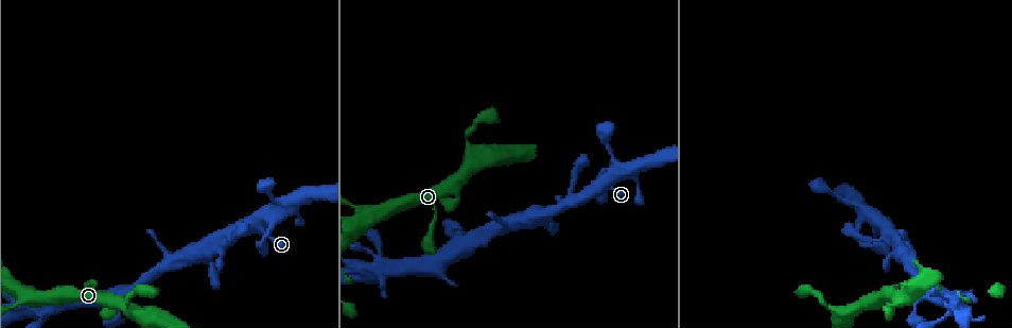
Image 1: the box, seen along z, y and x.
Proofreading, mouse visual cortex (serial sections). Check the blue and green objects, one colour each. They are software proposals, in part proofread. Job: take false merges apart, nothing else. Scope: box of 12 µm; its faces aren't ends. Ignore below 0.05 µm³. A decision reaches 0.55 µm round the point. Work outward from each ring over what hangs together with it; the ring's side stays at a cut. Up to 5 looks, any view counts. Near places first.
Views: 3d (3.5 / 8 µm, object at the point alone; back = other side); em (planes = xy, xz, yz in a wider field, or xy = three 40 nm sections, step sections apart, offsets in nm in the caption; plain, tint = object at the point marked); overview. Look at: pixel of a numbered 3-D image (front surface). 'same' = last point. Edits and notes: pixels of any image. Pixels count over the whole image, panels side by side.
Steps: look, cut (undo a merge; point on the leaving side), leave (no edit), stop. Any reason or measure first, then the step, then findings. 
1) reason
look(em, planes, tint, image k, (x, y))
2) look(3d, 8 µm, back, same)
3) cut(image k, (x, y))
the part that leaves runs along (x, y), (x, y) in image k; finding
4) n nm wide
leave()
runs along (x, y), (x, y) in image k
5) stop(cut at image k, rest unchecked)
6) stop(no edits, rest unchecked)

sharp bend
look(3d, 3.5 µm, image 1, (459, 198))

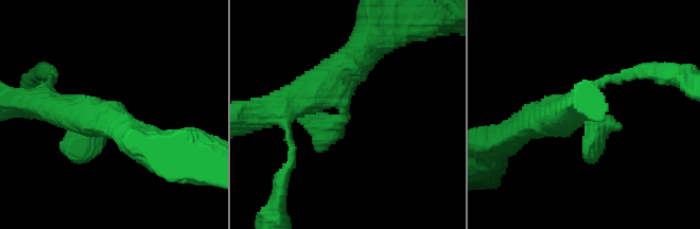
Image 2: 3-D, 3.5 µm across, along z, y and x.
look(em, xy, step 2, tint, image 2, (342, 113))

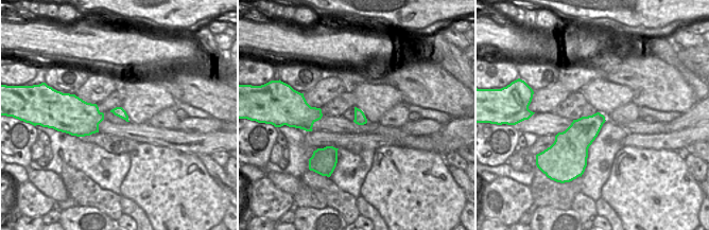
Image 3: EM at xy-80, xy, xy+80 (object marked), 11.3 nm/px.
leave()
runs along (570, 110), (553, 118), (583, 110), (594, 163) in image 2; continuous, no second cell

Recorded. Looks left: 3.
look(em, xy, step 3, tint, image 1, (41, 308))

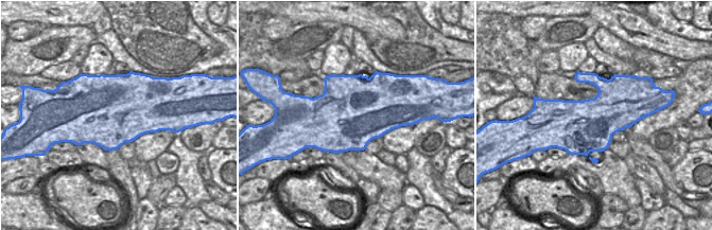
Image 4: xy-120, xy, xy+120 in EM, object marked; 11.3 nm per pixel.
look(3d, 3.5 µm, same)

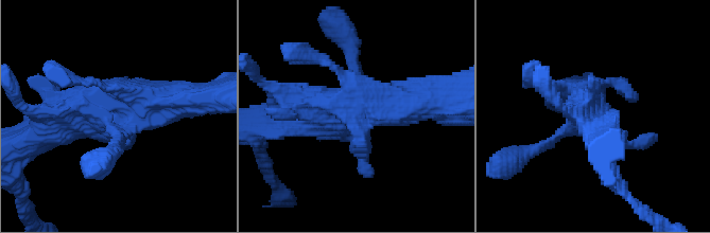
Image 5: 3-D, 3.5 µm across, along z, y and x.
800 nm wide
leave()
runs along (186, 99), (134, 102), (49, 131) in image 5; all the same cell

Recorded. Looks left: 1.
stop(no edits, rest unchecked)

